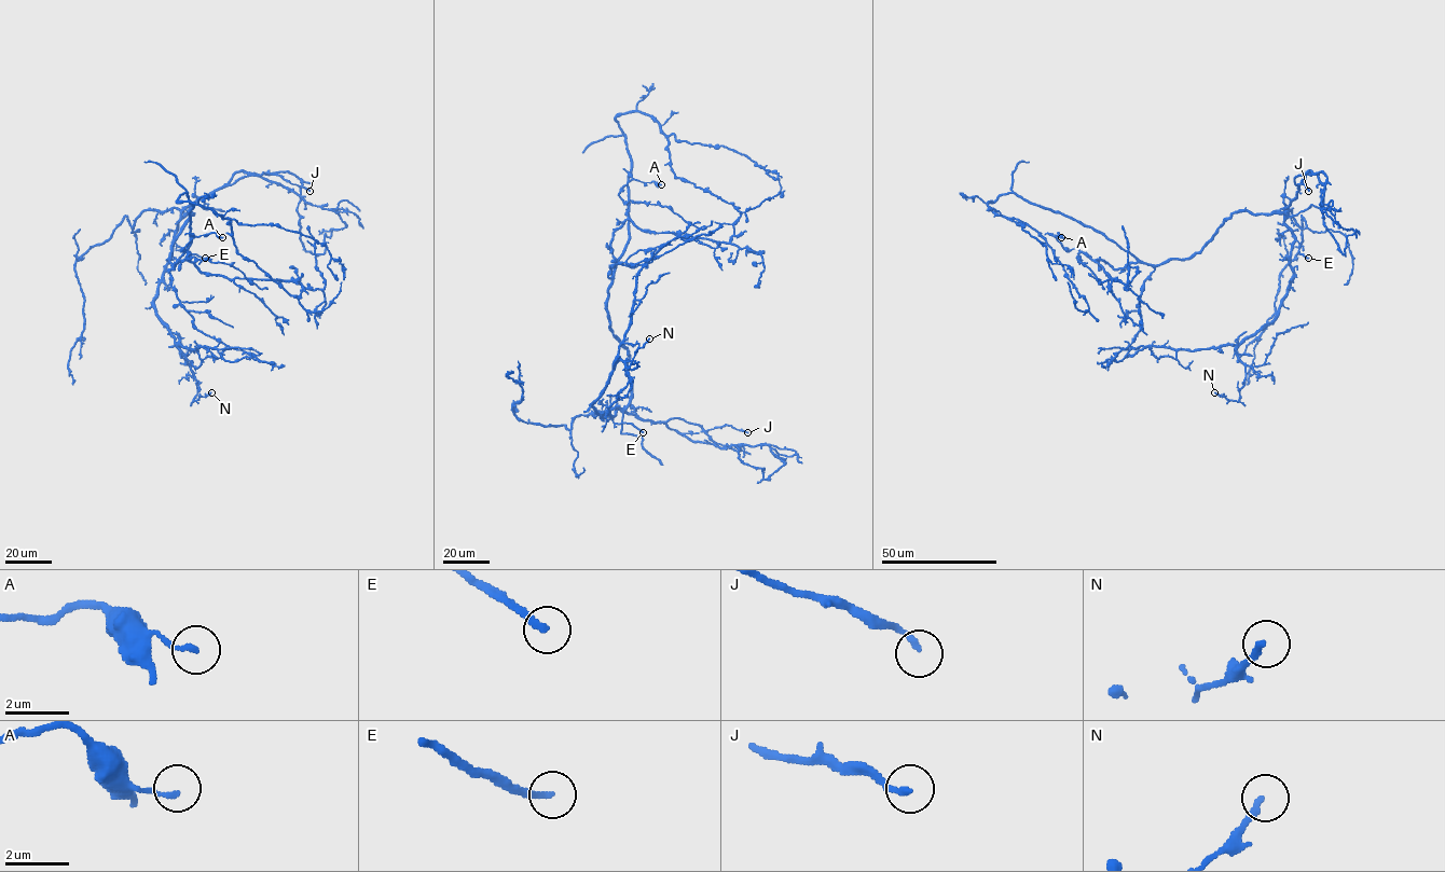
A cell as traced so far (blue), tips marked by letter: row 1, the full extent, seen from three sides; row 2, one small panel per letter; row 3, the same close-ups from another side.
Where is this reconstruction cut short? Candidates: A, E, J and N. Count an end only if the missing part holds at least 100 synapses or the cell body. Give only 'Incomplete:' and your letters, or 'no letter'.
Incomplete: no letter

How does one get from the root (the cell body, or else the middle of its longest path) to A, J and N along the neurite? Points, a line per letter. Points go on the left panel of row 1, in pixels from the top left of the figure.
A: (168, 259), (177, 262), (174, 268), (190, 260), (190, 252), (180, 250), (195, 236), (222, 237)
J: (168, 259), (189, 210), (192, 213), (181, 212), (241, 178), (269, 172), (310, 191)
N: (168, 259), (189, 210), (192, 213), (178, 223), (154, 305), (197, 383), (193, 401), (211, 392)

